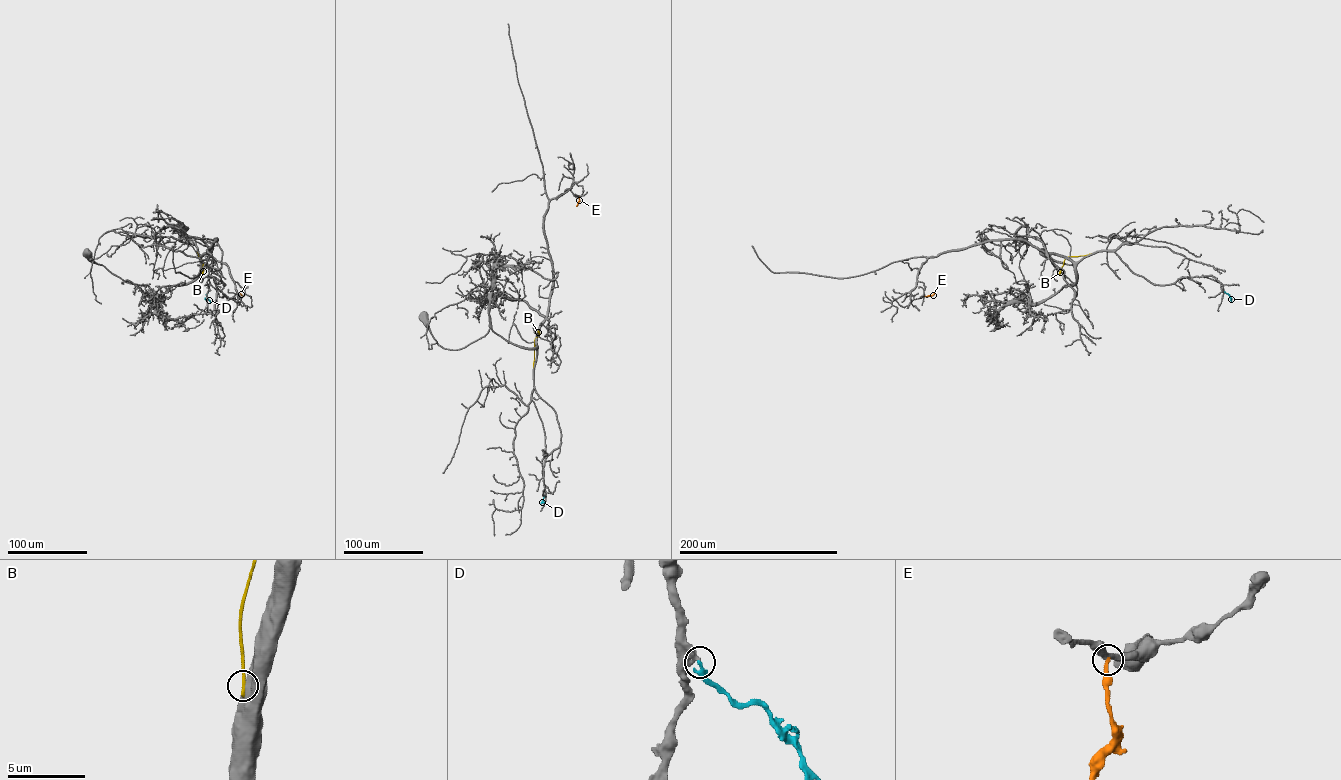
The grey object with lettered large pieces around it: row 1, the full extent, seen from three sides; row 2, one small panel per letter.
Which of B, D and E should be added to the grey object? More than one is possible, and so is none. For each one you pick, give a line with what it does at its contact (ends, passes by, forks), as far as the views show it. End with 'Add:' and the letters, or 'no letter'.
Add: no letter

